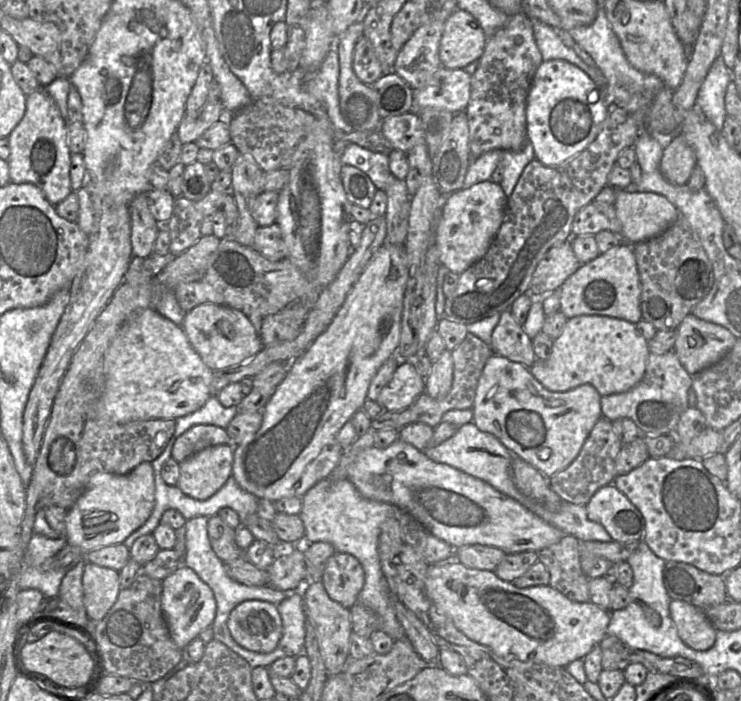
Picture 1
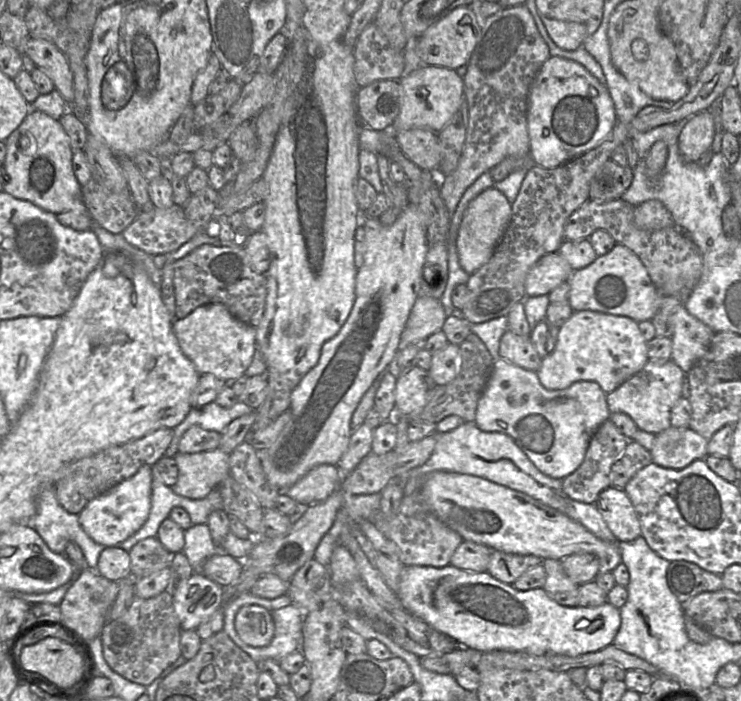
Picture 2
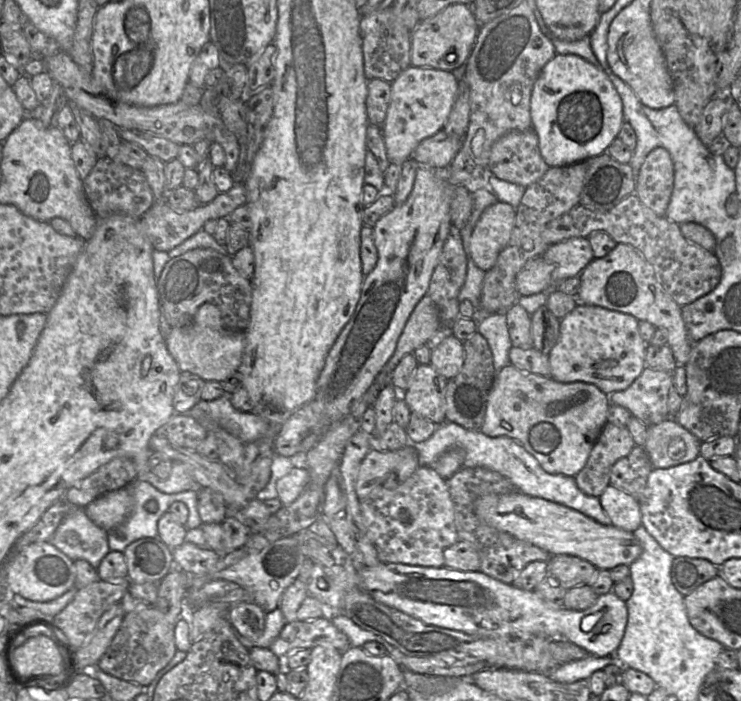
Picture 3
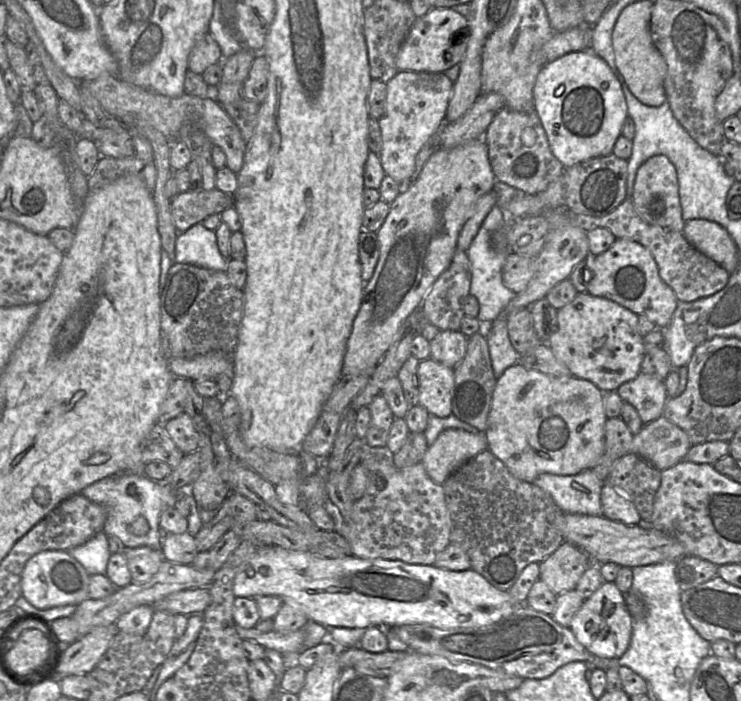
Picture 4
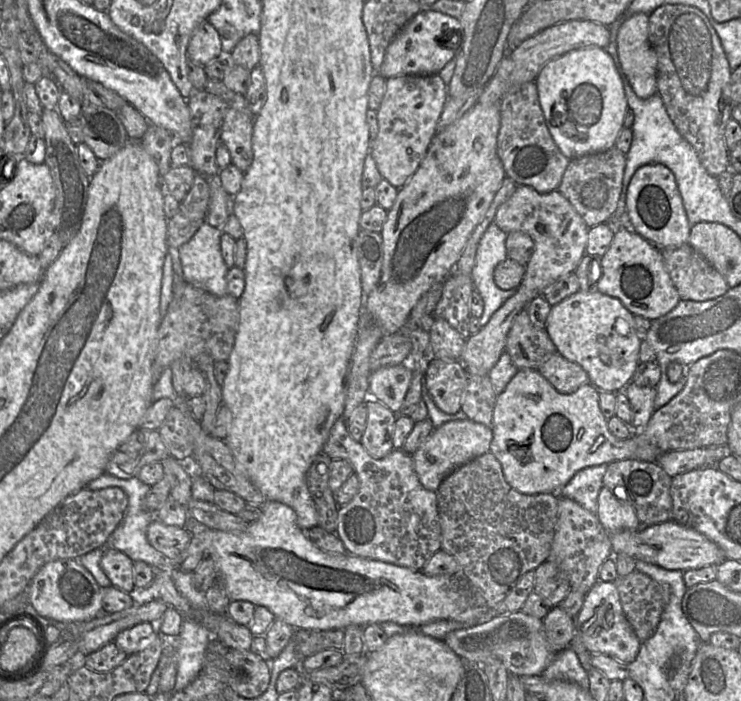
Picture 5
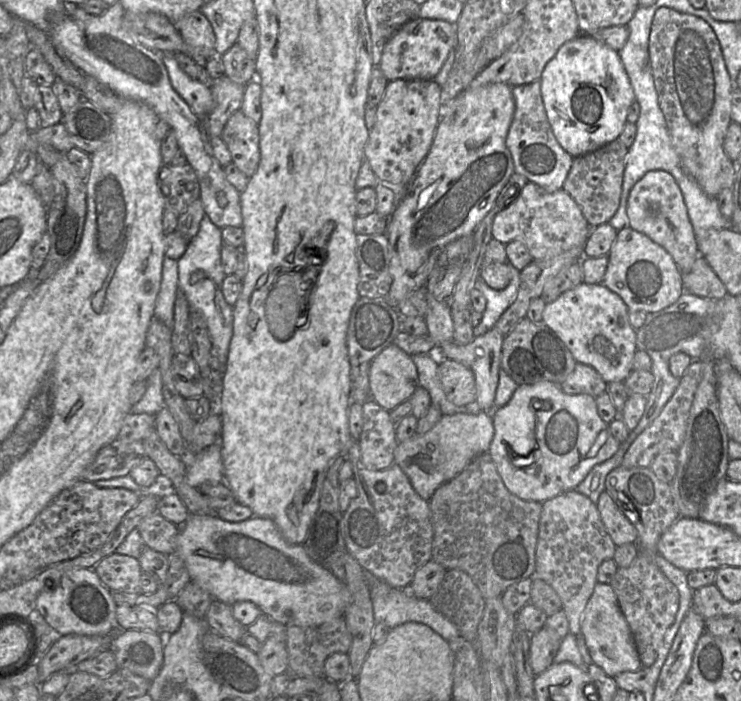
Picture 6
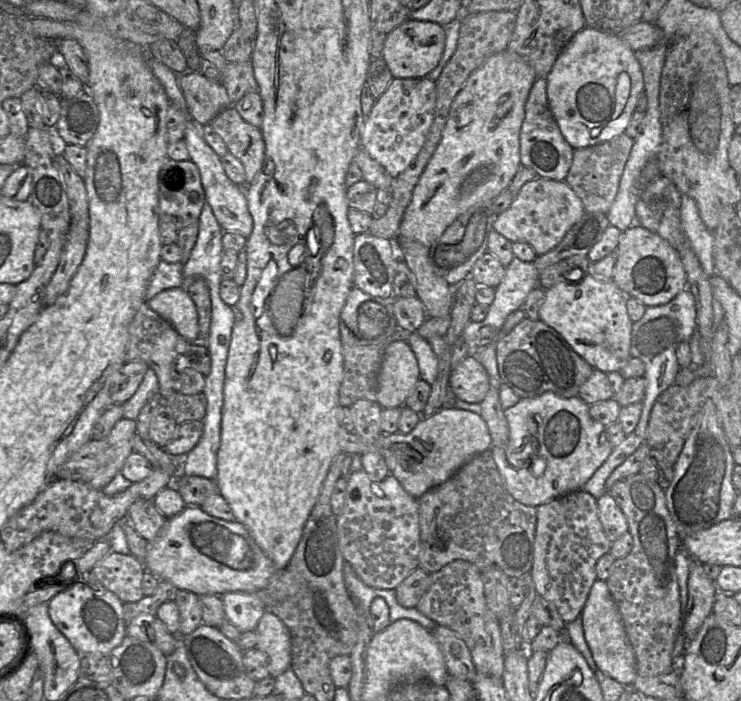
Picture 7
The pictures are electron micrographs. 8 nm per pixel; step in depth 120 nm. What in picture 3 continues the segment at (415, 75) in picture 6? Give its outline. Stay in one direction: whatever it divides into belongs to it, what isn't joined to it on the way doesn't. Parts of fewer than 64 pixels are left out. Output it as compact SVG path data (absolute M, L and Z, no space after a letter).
M462 3L451 4L438 14L420 21L411 32L411 65L444 71L464 65L475 44L479 27L472 8Z

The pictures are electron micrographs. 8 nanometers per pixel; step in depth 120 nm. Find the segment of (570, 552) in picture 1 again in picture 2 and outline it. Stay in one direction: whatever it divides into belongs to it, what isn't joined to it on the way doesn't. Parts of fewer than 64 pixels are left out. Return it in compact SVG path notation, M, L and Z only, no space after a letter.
M543 559L542 564L546 571L546 593L562 606L578 607L579 585L565 574L561 560Z

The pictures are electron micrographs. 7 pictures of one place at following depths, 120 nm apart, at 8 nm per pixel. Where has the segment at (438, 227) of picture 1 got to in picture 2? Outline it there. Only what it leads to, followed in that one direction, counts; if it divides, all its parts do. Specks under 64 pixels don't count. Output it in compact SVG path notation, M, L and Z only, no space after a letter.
M494 186L480 193L469 203L456 238L459 262L465 272L471 275L491 259L510 223L511 216L511 203Z

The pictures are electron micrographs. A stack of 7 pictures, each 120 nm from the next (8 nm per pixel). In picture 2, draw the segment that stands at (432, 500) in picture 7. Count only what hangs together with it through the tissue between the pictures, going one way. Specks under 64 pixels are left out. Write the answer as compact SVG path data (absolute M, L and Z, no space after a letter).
M493 550L487 572L501 582L512 585L529 568L541 564L543 559L534 555L509 554Z

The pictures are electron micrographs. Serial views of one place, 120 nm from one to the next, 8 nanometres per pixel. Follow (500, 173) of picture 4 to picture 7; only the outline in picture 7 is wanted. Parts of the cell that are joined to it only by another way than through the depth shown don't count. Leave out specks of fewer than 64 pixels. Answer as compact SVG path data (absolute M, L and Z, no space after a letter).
M546 77L537 78L530 89L525 103L525 117L521 126L519 141L522 166L535 171L537 178L565 181L575 149L562 135L549 108Z

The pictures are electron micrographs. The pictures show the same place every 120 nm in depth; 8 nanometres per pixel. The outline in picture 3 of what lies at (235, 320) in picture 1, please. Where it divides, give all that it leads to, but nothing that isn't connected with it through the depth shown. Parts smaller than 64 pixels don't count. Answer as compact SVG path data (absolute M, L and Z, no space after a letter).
M204 303L189 324L172 328L166 337L166 345L181 372L195 374L205 381L224 382L241 365L245 335L224 328L220 309L212 303Z

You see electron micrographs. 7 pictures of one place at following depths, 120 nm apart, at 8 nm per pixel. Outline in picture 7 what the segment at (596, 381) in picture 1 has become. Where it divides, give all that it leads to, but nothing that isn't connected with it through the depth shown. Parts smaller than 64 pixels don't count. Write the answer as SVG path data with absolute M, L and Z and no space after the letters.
M588 274L579 284L557 283L545 290L539 319L559 332L594 369L604 373L620 372L631 355L634 322L627 310L627 296L612 281Z

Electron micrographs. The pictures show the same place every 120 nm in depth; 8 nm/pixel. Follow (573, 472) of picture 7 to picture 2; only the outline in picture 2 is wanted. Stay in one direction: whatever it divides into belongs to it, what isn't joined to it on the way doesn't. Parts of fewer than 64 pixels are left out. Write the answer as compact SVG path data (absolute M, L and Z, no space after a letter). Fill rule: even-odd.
M499 358L494 361L492 375L478 401L474 423L482 431L500 432L510 436L543 474L562 480L581 465L590 439L609 419L606 395L594 381L578 381L562 390L548 390L541 385L536 372ZM670 426L655 435L649 451L652 462L671 468L682 469L696 459L705 459L708 440L696 431Z

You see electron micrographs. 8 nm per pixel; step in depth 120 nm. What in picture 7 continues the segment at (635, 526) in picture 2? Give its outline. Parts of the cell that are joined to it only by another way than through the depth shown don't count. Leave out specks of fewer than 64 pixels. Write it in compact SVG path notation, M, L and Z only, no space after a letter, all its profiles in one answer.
M608 491L597 499L597 508L604 533L611 543L628 532L626 516Z

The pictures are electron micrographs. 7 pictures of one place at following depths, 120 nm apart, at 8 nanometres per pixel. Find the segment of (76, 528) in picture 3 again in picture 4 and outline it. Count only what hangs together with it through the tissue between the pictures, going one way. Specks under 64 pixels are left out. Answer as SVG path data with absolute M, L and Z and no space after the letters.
M104 531L97 533L87 542L68 551L89 575L106 573L111 552L109 540Z

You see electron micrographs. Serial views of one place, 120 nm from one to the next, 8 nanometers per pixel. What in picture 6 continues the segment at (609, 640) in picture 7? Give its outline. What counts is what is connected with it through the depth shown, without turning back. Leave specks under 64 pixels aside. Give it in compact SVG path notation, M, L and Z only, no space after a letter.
M601 582L595 584L581 619L581 634L593 663L601 667L610 677L642 668L633 634L610 584Z

